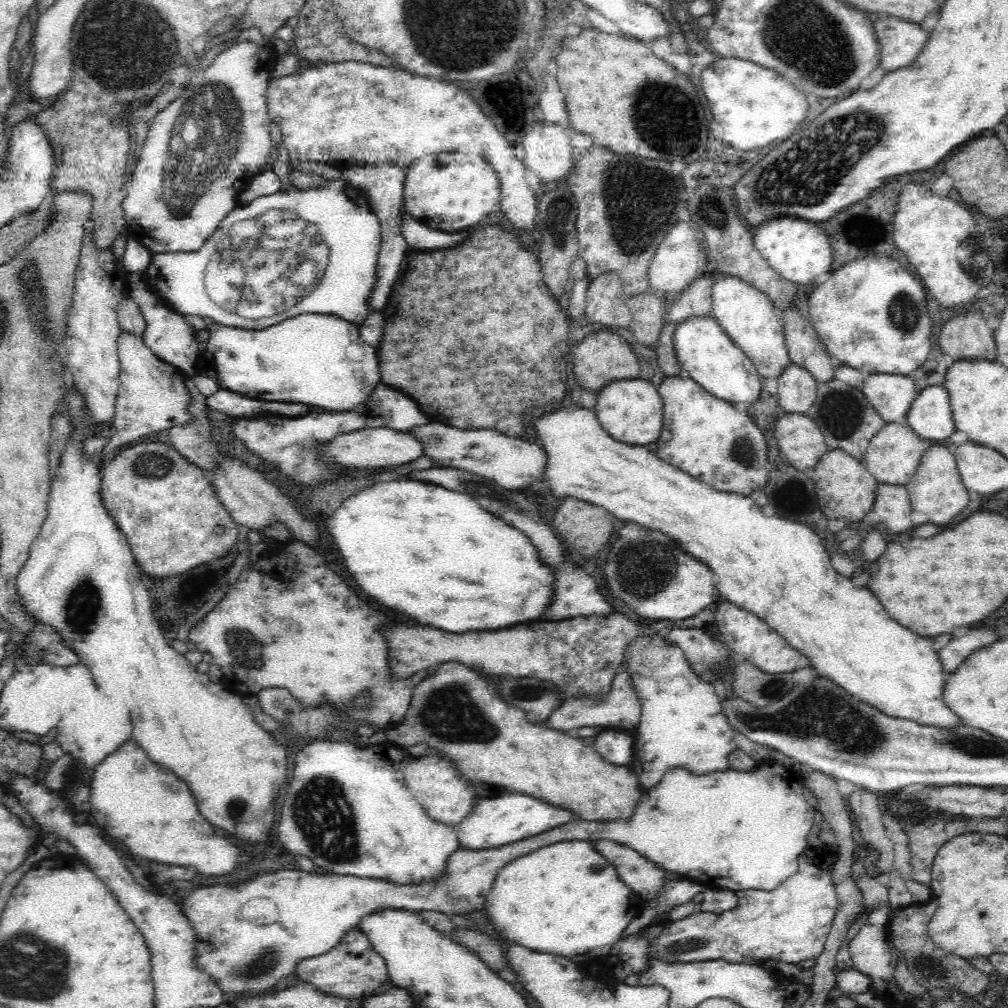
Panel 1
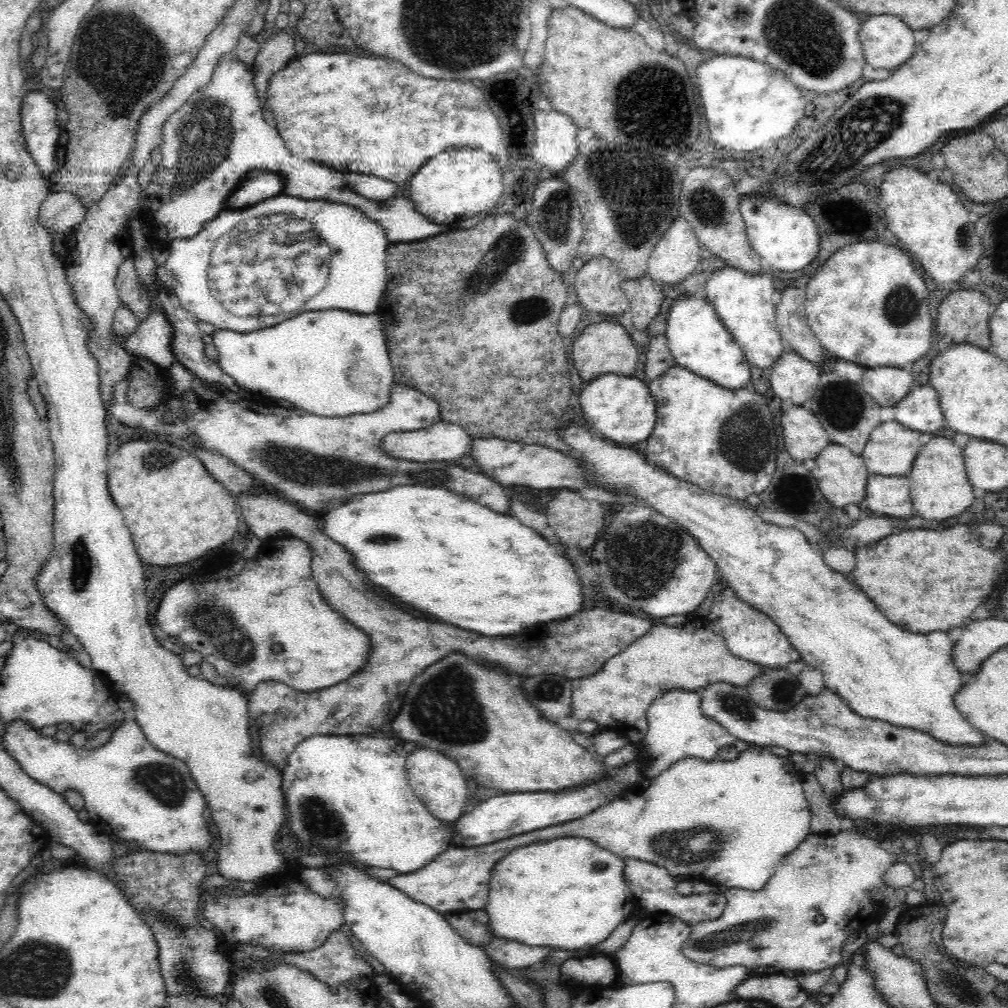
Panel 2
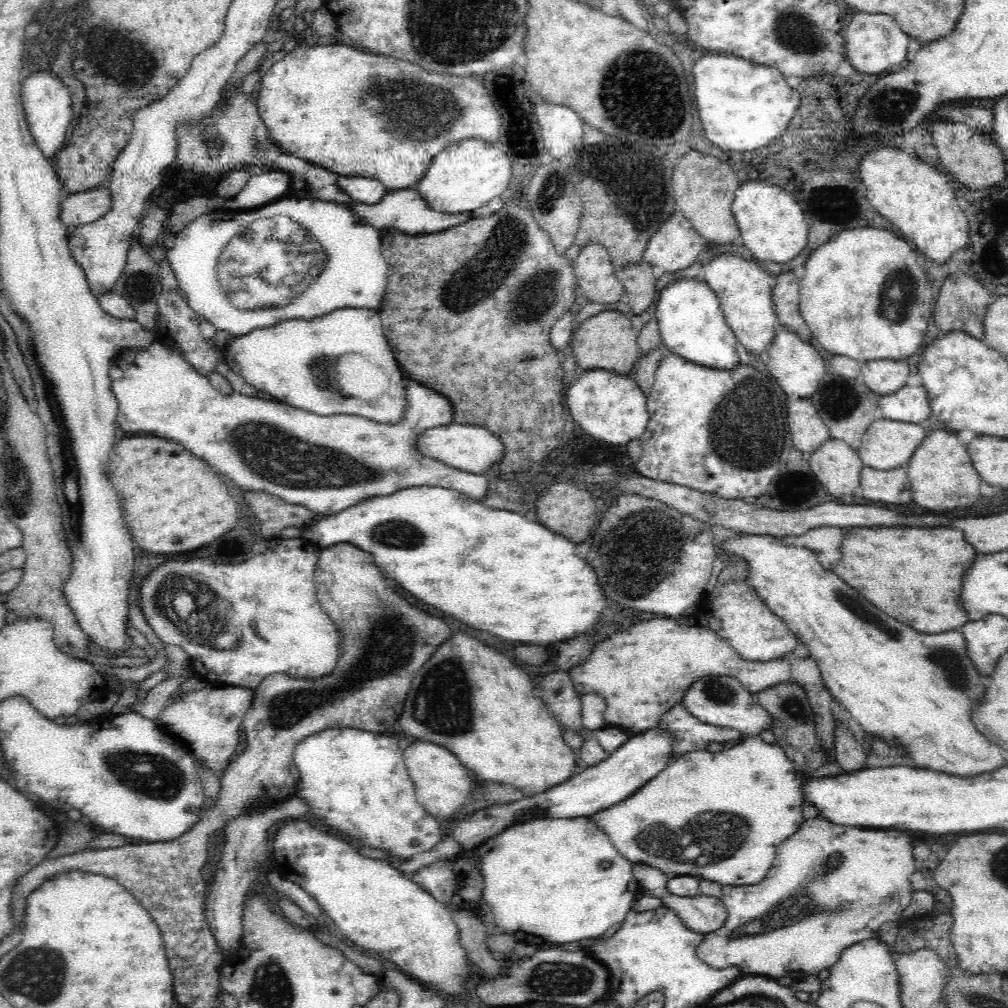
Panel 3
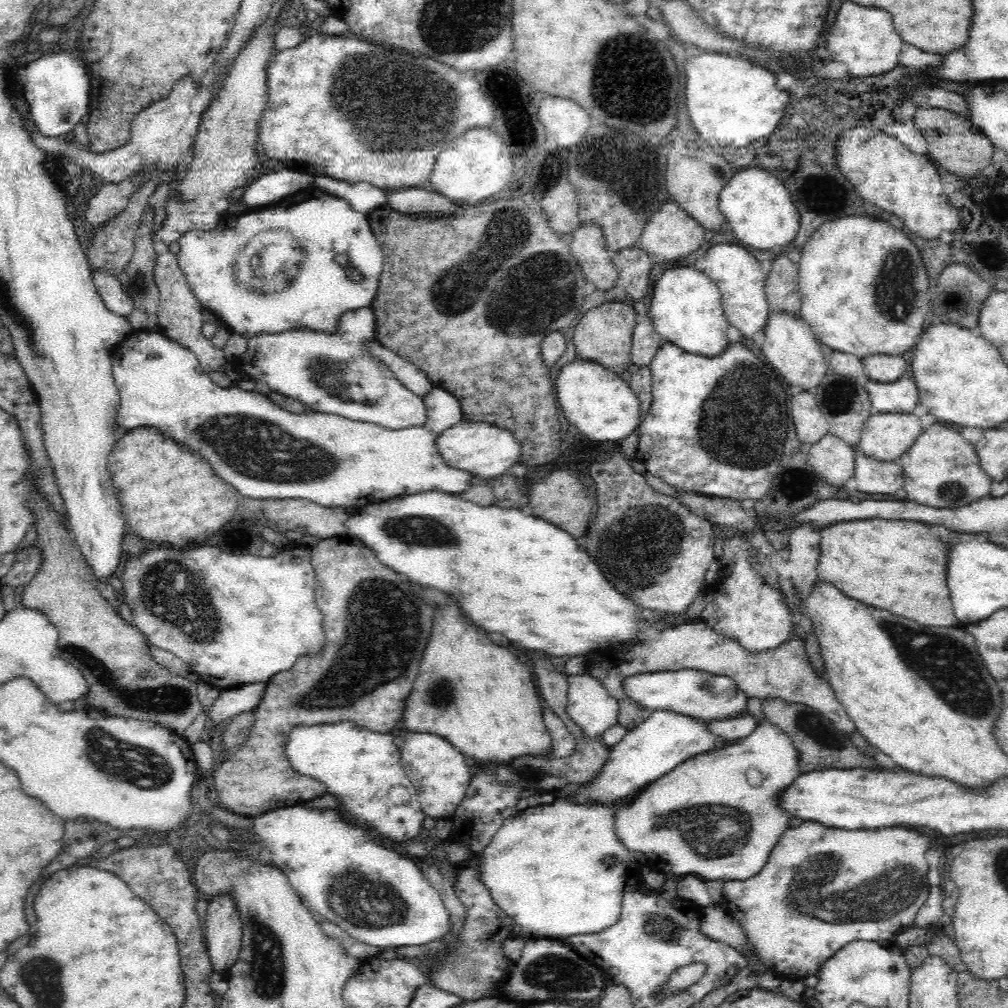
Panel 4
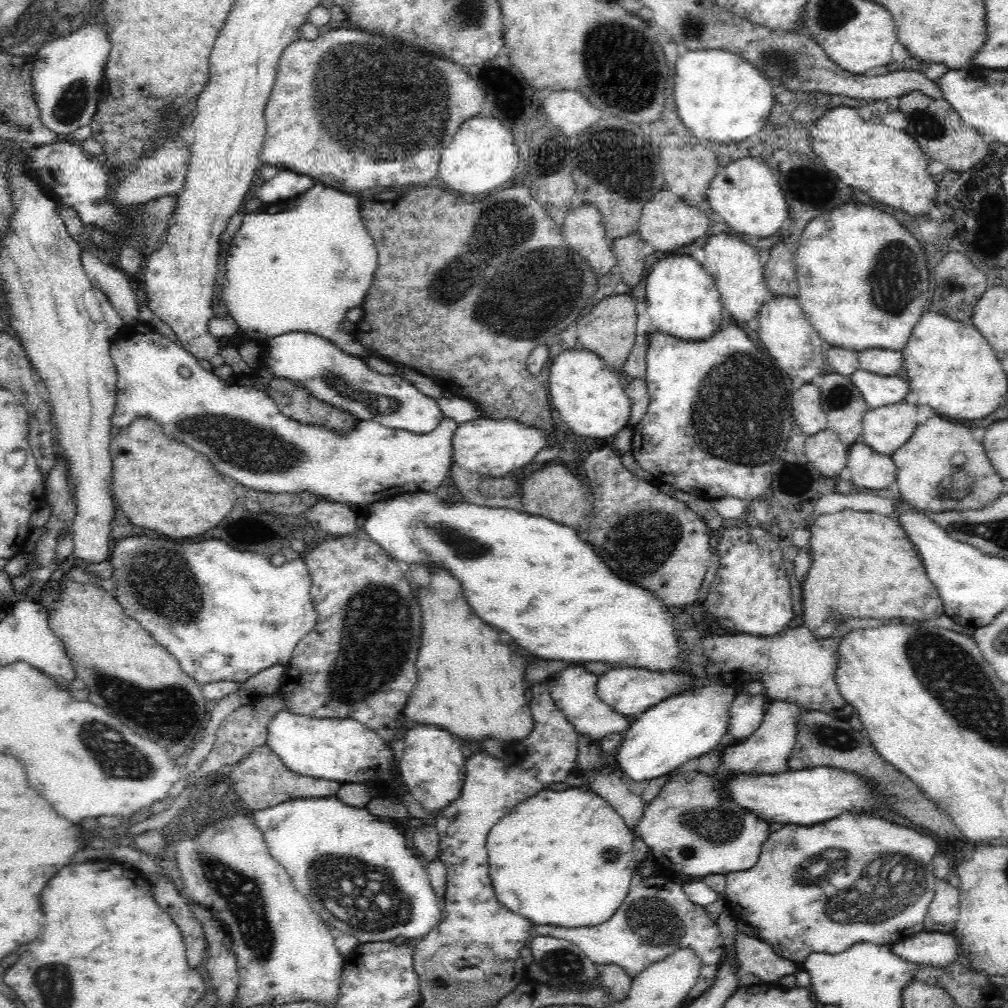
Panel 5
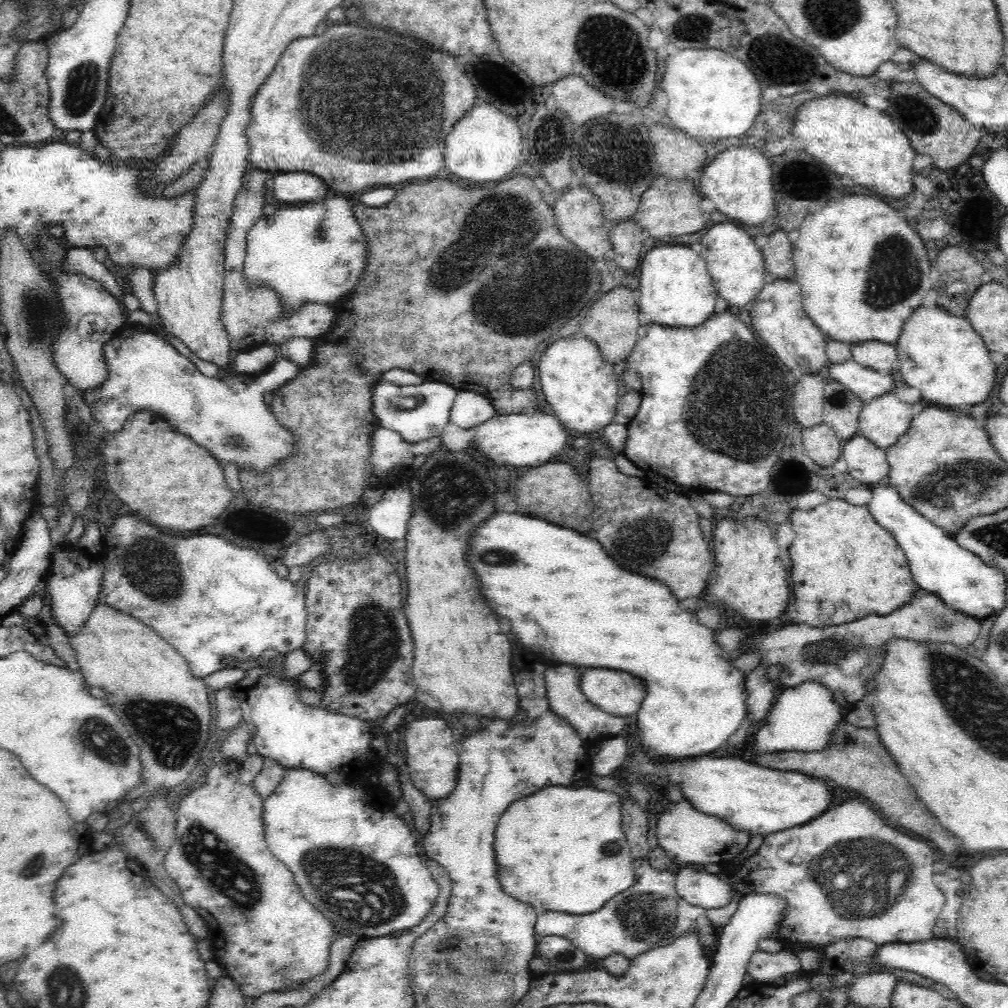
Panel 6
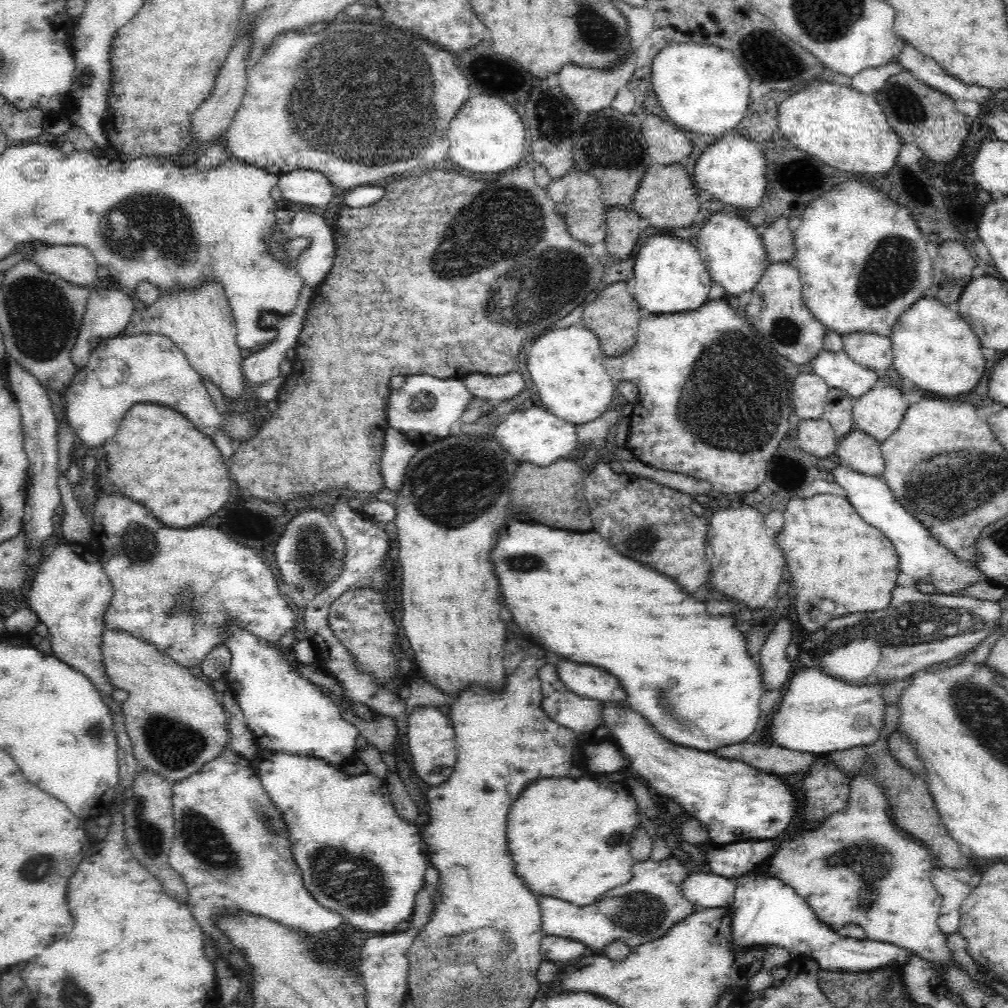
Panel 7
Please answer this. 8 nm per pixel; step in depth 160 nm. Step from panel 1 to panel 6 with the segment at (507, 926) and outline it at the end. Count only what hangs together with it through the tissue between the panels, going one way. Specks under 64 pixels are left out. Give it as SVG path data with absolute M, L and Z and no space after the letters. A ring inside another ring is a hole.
M556 786L541 788L538 792L531 794L531 796L518 800L513 803L506 812L500 817L495 830L495 841L493 842L493 852L495 852L495 859L497 864L497 882L501 886L501 890L511 896L512 899L520 900L526 904L531 904L532 907L538 912L538 914L544 911L559 911L569 912L572 915L584 915L590 914L590 912L596 912L598 908L604 906L604 902L608 902L612 896L616 896L618 892L626 890L626 888L632 886L635 880L635 873L633 870L634 859L631 855L630 845L627 838L623 833L622 828L622 804L623 799L619 794L614 792L605 791L602 789L584 788L571 786L570 788L578 788L578 790L566 790L566 786ZM584 792L586 792L586 808L574 808L572 804L578 804L578 802L584 802Z

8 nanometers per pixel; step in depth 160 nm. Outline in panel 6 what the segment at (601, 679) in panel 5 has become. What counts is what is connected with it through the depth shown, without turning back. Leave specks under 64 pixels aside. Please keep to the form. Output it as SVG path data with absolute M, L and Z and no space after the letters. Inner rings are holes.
M609 668L581 669L580 690L600 710L614 716L634 714L644 700L644 683L627 672Z

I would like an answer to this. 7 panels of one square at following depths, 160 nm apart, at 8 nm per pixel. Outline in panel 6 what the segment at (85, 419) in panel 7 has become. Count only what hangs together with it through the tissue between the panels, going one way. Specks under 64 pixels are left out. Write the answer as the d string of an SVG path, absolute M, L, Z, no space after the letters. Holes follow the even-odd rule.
M137 331L131 337L111 338L102 346L108 378L96 389L85 392L84 401L92 419L104 428L106 436L118 432L128 416L140 410L162 415L180 434L190 436L196 444L216 456L221 464L232 462L236 467L264 472L278 460L294 454L292 432L278 424L268 410L264 395L274 393L300 372L296 362L276 359L274 364L256 377L228 380L202 375L196 366L178 353L164 336Z

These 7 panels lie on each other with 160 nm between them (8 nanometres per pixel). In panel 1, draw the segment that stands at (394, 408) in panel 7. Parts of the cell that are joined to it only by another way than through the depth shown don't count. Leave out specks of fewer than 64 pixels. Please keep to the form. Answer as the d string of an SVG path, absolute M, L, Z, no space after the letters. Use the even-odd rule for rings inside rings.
M294 316L264 330L242 330L210 321L208 324L208 352L204 351L206 361L197 370L217 380L220 389L261 401L308 404L324 408L326 412L341 413L366 406L375 386L381 382L377 346L370 346L362 340L359 333L362 326L348 321L344 324L344 320L336 320L336 316Z

